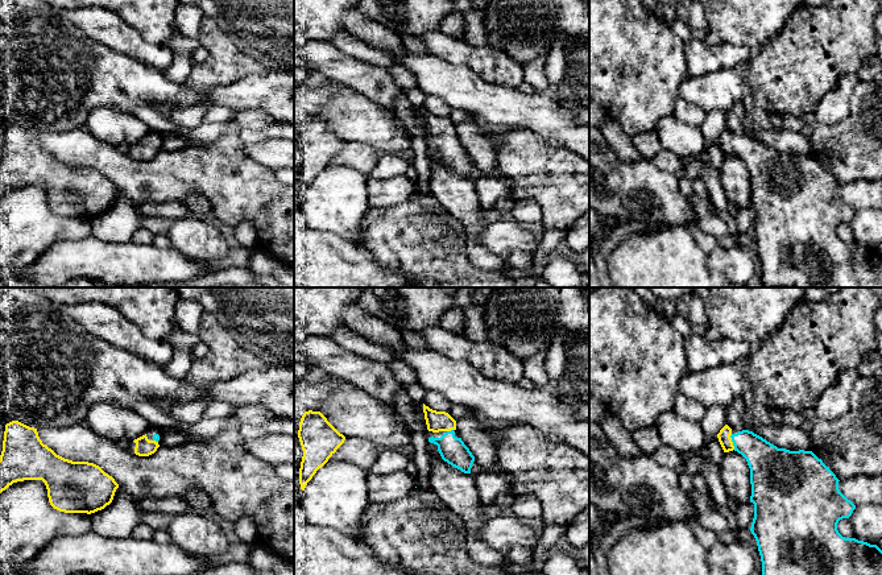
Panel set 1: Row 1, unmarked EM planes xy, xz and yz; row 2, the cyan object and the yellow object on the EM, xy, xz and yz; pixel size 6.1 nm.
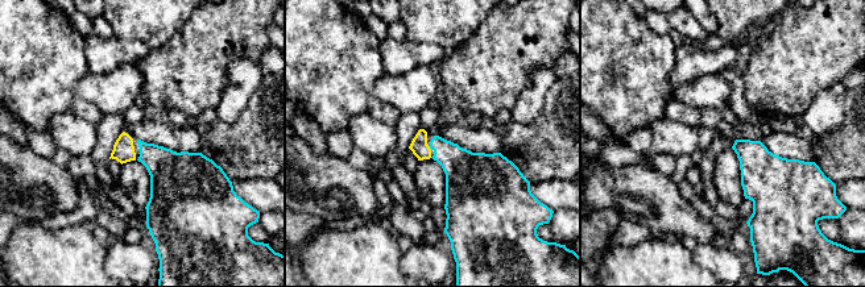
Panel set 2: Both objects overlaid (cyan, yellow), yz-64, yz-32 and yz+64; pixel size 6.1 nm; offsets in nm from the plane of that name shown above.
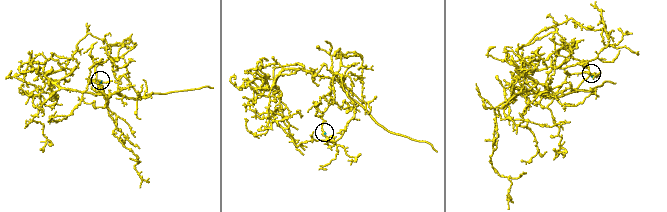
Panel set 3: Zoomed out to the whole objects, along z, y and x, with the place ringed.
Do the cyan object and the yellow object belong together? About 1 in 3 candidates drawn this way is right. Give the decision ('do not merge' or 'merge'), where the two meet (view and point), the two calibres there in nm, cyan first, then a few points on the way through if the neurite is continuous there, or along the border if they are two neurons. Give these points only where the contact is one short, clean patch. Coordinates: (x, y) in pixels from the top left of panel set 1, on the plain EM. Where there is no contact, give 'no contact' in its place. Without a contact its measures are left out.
merge; meets cyan in yz at (732, 145); 220 nm thick on the cyan side, 80 nm on the other; runs through yz (766, 166), (748, 148), (732, 145), (724, 140)

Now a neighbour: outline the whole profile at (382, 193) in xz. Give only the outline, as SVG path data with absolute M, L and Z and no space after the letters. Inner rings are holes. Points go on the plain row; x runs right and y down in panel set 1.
M406 175L392 179L367 179L369 206L384 208L386 206L401 204L415 194L415 183Z

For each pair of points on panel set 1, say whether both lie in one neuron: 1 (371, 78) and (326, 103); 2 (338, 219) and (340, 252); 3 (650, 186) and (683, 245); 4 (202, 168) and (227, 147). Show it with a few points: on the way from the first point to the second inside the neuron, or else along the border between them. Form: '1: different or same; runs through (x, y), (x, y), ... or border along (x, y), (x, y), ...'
1: different; border along (328, 79), (352, 87), (379, 106)
2: different; border along (310, 226), (321, 231), (334, 232), (359, 245)
3: different; border along (662, 226), (687, 227)
4: same; runs through (208, 165), (220, 153)

